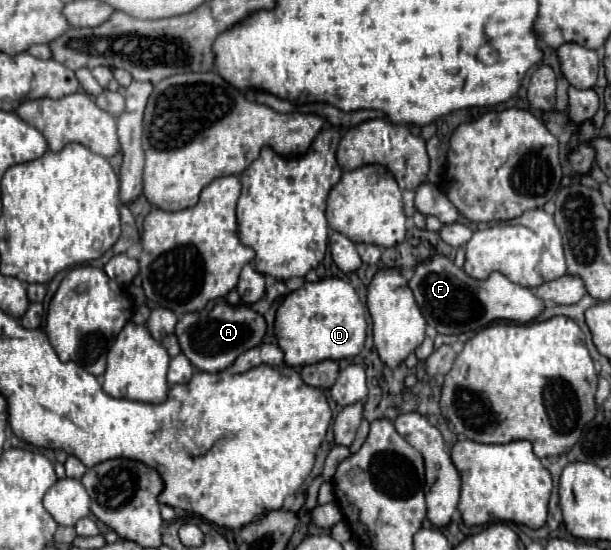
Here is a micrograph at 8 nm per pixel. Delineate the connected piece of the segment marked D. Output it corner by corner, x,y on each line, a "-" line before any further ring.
324,279
318,283
304,283
304,287
286,295
284,303
278,307
278,313
276,313
274,333
276,333
280,349
284,351
286,365
302,367
302,365
312,365
312,363
326,361
326,359
340,361
340,359
356,357
364,347
366,327
368,327
366,307
360,303
354,287
342,279

